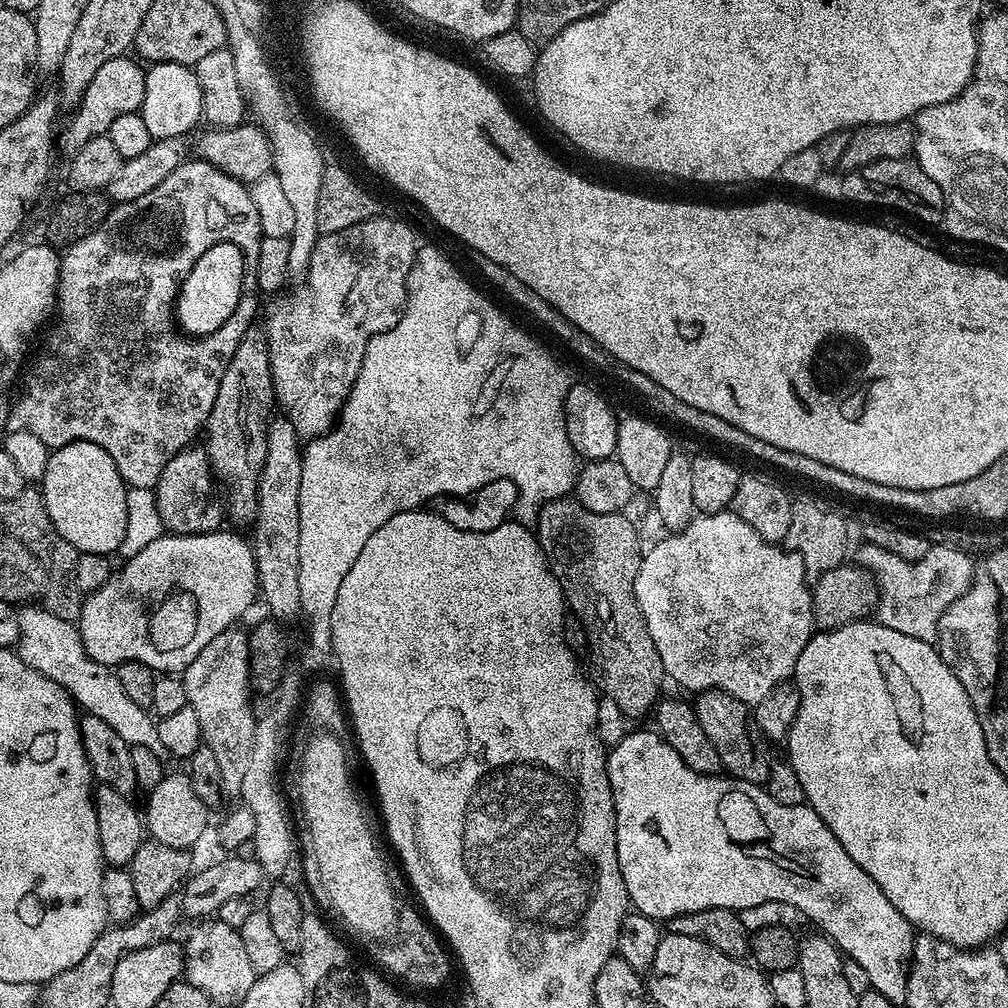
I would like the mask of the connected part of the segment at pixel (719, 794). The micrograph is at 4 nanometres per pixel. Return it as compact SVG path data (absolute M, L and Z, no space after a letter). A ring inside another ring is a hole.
M655 730L649 732L625 731L624 737L616 745L610 748L606 756L606 767L608 769L608 781L612 791L612 801L614 802L614 814L616 815L616 849L618 850L618 870L622 870L620 881L626 882L626 894L628 895L631 907L649 916L651 920L657 922L667 922L673 920L678 914L694 914L694 910L714 910L715 908L731 908L734 912L746 910L746 906L758 906L761 902L782 902L794 906L801 917L813 920L817 924L819 931L827 936L847 959L858 962L862 970L866 970L866 975L870 977L872 983L871 991L882 994L894 1006L904 1006L908 1002L908 970L912 967L912 947L916 945L916 936L910 921L899 912L882 894L882 886L862 870L842 850L842 842L834 838L830 826L818 818L818 814L807 803L798 806L782 806L782 802L774 802L770 798L767 787L751 784L745 780L735 779L727 774L713 774L707 776L701 772L690 770L686 762L660 737L660 733Z

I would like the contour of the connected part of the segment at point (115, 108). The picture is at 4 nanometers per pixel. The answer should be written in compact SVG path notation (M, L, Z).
M125 54L110 58L110 62L98 66L98 74L90 78L90 84L86 86L86 92L82 94L79 104L71 109L72 117L68 125L61 127L58 132L58 148L71 154L82 150L90 138L105 135L110 130L110 122L119 118L122 114L139 112L142 106L142 98L146 92L145 69L131 55Z

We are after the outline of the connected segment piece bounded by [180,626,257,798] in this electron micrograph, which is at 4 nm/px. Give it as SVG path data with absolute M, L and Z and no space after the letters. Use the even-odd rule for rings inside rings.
M233 626L218 634L180 676L186 690L187 705L198 717L201 739L205 747L214 751L223 792L228 798L240 795L257 722L256 712L249 705L252 687L248 635L238 629Z

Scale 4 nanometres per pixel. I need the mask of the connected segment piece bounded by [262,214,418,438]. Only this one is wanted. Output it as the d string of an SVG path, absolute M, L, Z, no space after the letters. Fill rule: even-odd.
M377 214L372 219L364 220L360 224L346 226L346 230L323 233L319 242L314 246L314 254L310 254L310 266L307 272L303 273L301 280L304 281L301 282L300 288L294 289L289 296L284 296L285 294L277 295L273 299L277 300L268 308L268 317L262 321L262 327L270 346L272 387L275 395L278 397L279 403L281 400L288 407L286 418L296 427L296 432L301 438L319 438L335 425L342 406L346 402L346 398L358 378L358 370L362 370L362 358L366 354L366 346L370 342L370 338L374 338L378 334L382 334L386 330L393 328L400 321L401 314L404 313L404 304L408 300L408 275L416 261L418 243L416 244L416 236L412 233L412 228L406 221L395 220L392 216L384 215Z

